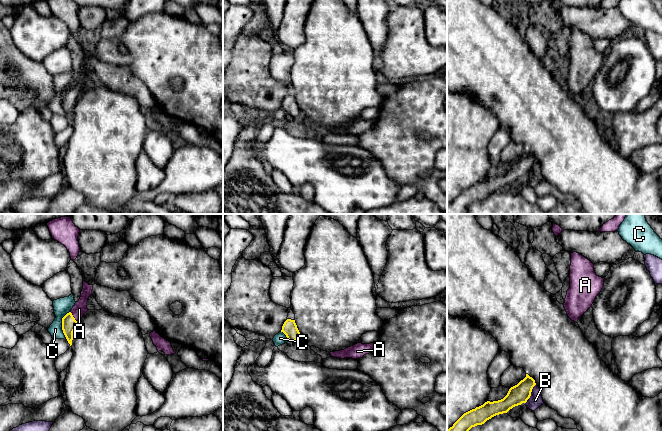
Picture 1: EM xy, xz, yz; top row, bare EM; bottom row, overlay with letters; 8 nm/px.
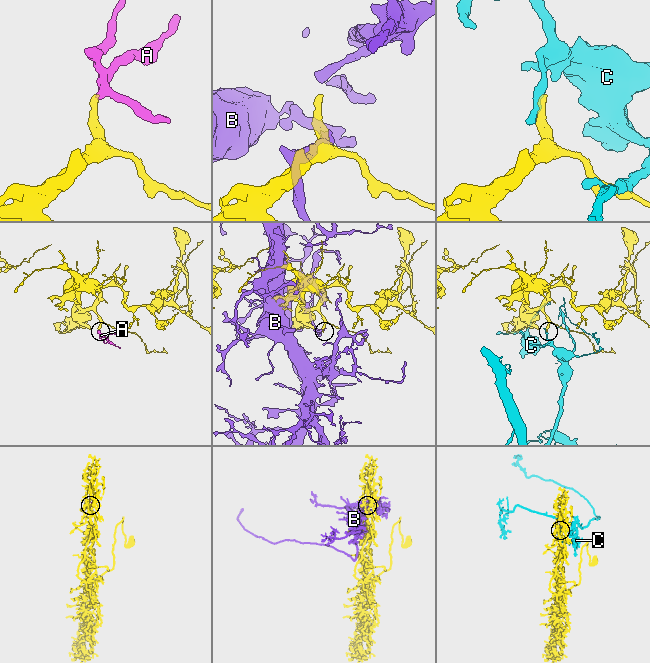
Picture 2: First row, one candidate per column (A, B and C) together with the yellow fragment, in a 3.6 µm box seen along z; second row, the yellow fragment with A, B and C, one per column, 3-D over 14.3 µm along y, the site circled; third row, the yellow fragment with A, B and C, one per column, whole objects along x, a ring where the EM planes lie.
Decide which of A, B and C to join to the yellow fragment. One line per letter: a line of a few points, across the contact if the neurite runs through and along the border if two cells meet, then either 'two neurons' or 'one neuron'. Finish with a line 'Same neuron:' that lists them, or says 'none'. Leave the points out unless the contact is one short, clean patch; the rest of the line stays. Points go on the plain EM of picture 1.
A: line xy (69, 99), (73, 93), (79, 85); one neuron
B: two neurons
C: two neurons
Same neuron: A

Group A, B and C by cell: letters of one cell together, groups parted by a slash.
A / B / C

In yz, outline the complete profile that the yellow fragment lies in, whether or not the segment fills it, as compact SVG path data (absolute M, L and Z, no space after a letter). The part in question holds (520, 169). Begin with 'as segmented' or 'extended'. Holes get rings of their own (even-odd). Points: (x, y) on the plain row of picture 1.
as segmented; M526 150L523 156L509 165L503 175L493 178L487 177L464 189L452 203L447 205L447 214L466 214L472 203L482 201L492 193L507 189L513 183L526 179L535 161L535 156Z

